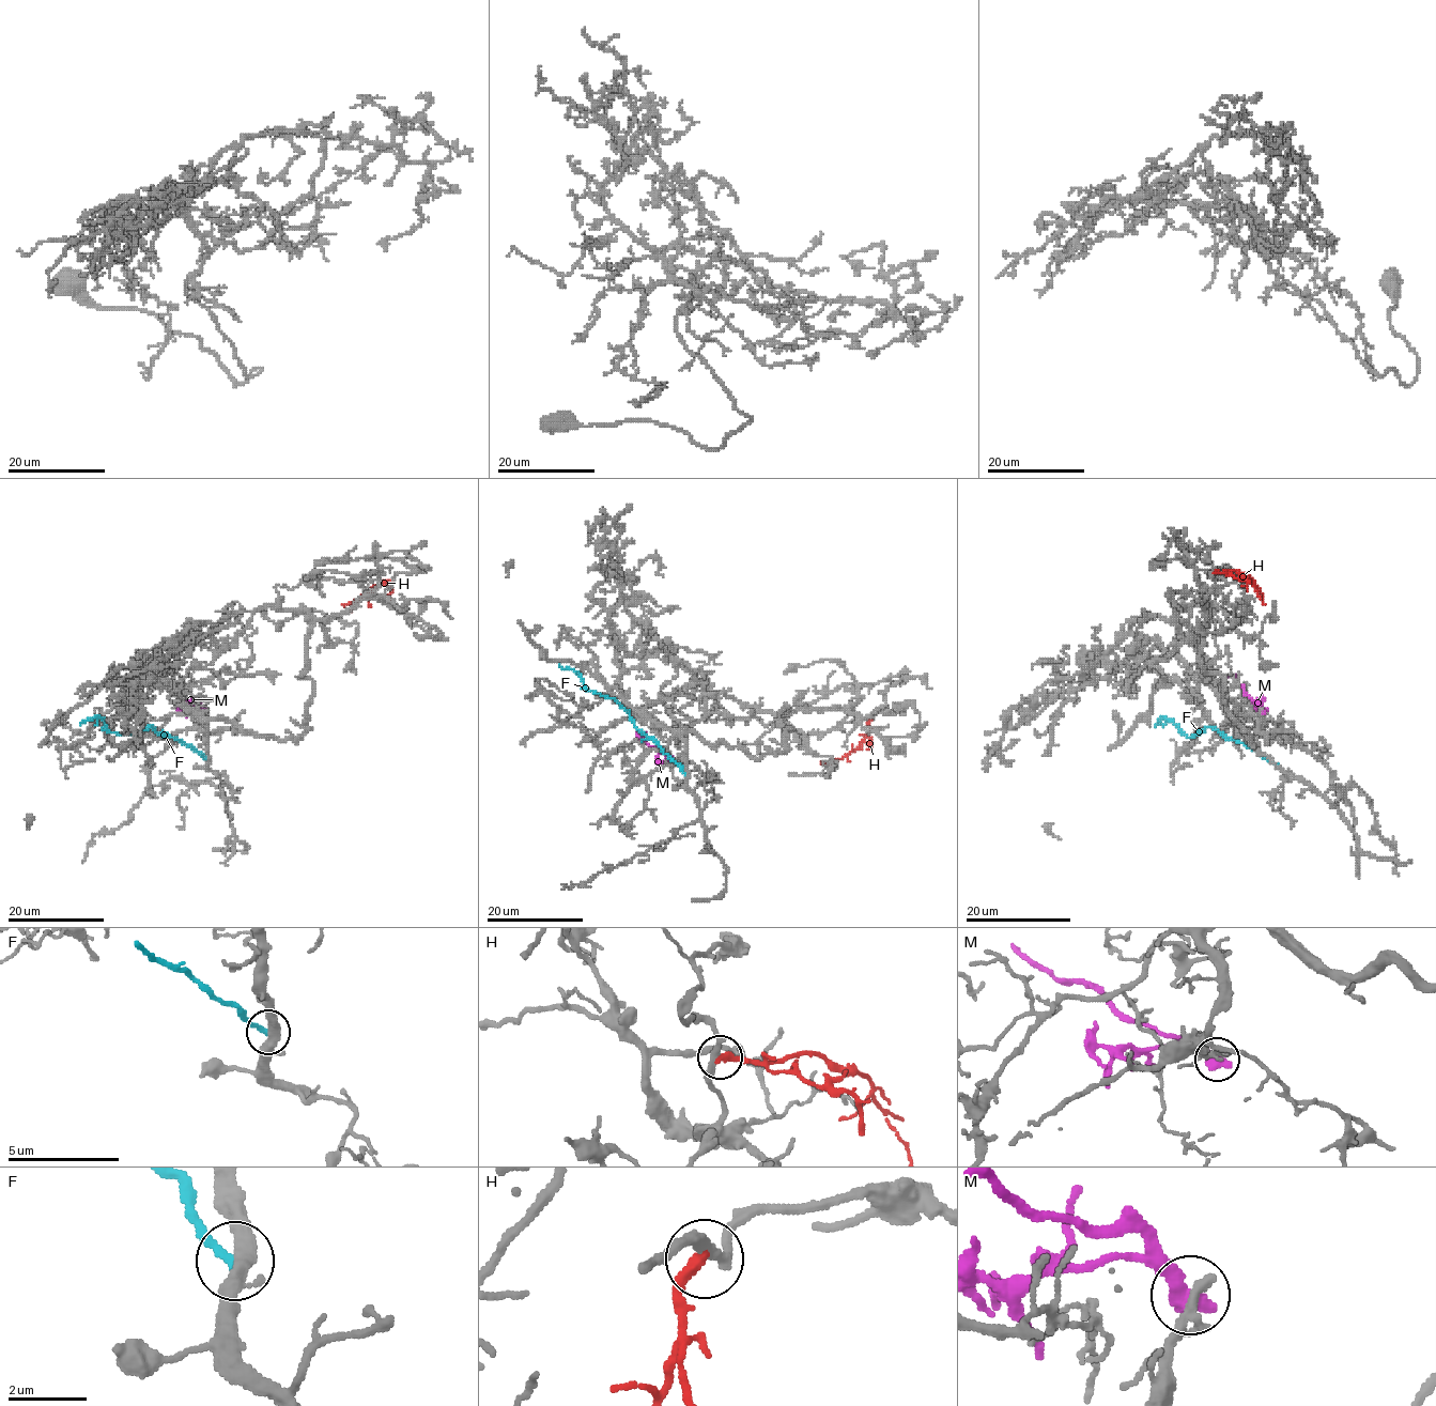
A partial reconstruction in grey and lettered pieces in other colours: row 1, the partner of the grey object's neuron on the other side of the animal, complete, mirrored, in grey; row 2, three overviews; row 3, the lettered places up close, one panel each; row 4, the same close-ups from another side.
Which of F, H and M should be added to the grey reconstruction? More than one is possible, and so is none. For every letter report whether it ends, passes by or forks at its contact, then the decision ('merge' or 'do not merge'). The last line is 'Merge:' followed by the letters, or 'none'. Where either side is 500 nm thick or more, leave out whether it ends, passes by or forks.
F: it ends | do not merge
H: it ends | do not merge
M: do not merge
Merge: none

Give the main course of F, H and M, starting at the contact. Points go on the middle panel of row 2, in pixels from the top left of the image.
F: (686, 776), (613, 698), (588, 691), (577, 673), (558, 663)
H: (870, 717), (863, 741), (846, 755), (828, 762), (831, 767)
M: (684, 762), (649, 745), (638, 736), (639, 731)

